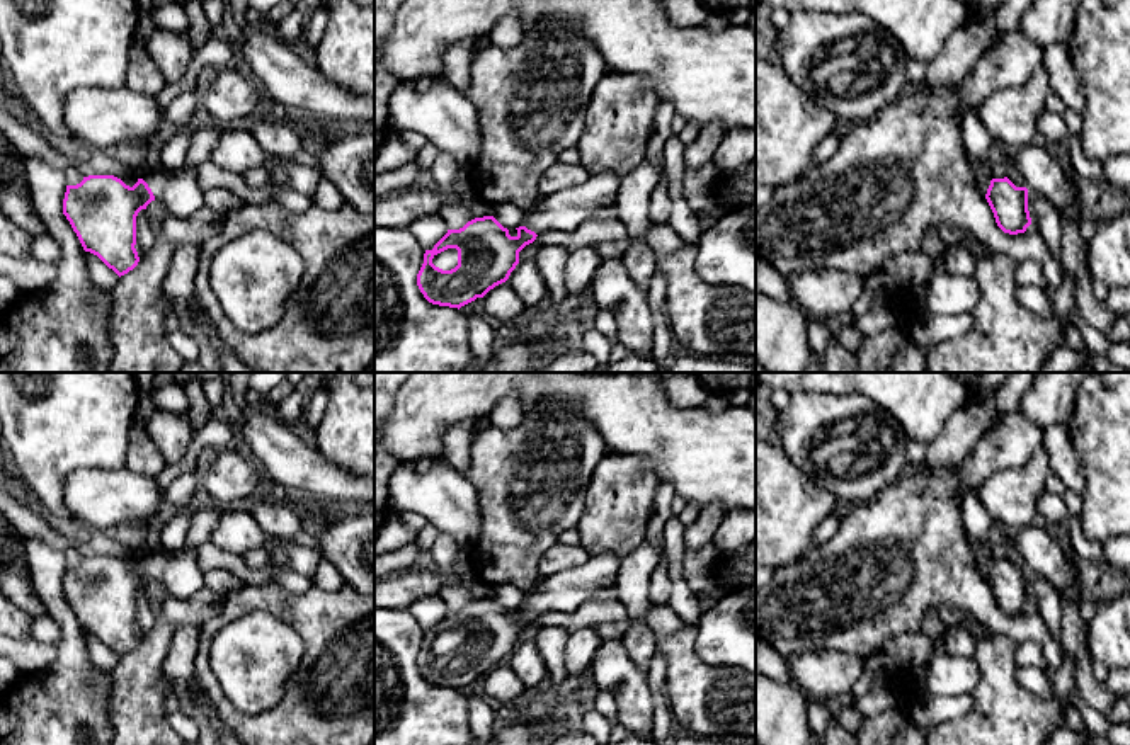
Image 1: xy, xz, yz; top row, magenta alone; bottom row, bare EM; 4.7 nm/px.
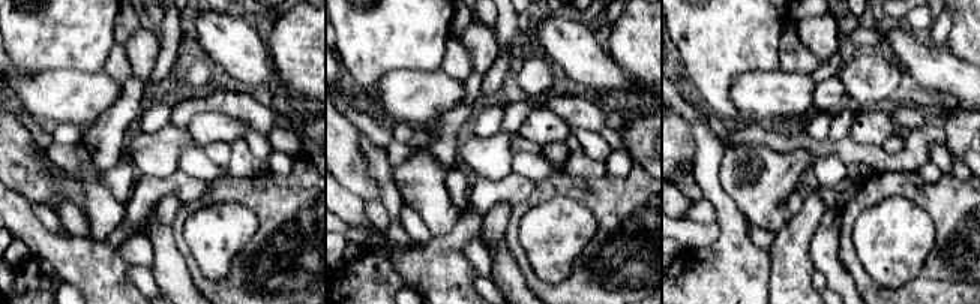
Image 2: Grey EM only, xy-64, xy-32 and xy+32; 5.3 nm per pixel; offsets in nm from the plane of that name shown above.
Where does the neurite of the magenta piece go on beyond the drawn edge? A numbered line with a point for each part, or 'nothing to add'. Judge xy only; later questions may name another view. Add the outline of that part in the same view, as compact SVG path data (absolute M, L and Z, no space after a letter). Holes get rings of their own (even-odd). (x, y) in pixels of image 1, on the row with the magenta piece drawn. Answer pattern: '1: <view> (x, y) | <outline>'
1: xy (177, 189) | M196 165L177 170L158 167L141 177L151 189L155 201L165 204L170 214L187 218L204 206L204 192L196 177Z

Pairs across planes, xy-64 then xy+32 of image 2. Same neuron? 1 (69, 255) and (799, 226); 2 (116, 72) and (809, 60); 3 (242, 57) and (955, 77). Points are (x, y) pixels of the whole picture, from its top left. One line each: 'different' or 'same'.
1: same
2: same
3: same

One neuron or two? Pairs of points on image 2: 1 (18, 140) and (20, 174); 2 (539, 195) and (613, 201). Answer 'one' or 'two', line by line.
1: one
2: one

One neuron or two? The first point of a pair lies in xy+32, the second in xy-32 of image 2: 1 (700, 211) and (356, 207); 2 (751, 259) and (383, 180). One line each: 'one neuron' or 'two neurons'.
1: two neurons
2: one neuron

